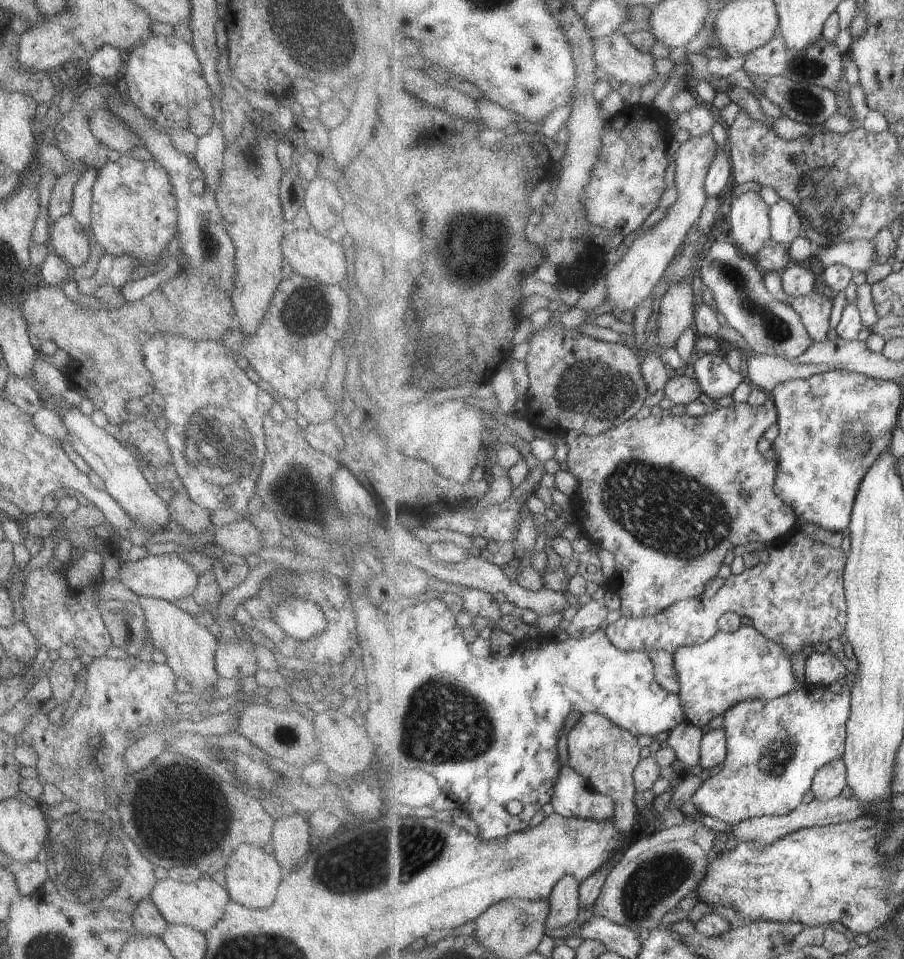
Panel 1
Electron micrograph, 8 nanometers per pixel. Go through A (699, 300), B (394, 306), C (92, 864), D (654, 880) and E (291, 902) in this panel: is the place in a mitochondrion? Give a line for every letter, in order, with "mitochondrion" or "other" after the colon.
A: other
B: other
C: mitochondrion
D: mitochondrion
E: other

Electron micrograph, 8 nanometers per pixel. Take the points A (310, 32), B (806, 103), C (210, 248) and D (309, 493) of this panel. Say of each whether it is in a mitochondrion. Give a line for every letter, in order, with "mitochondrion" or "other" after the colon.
A: mitochondrion
B: mitochondrion
C: mitochondrion
D: mitochondrion

